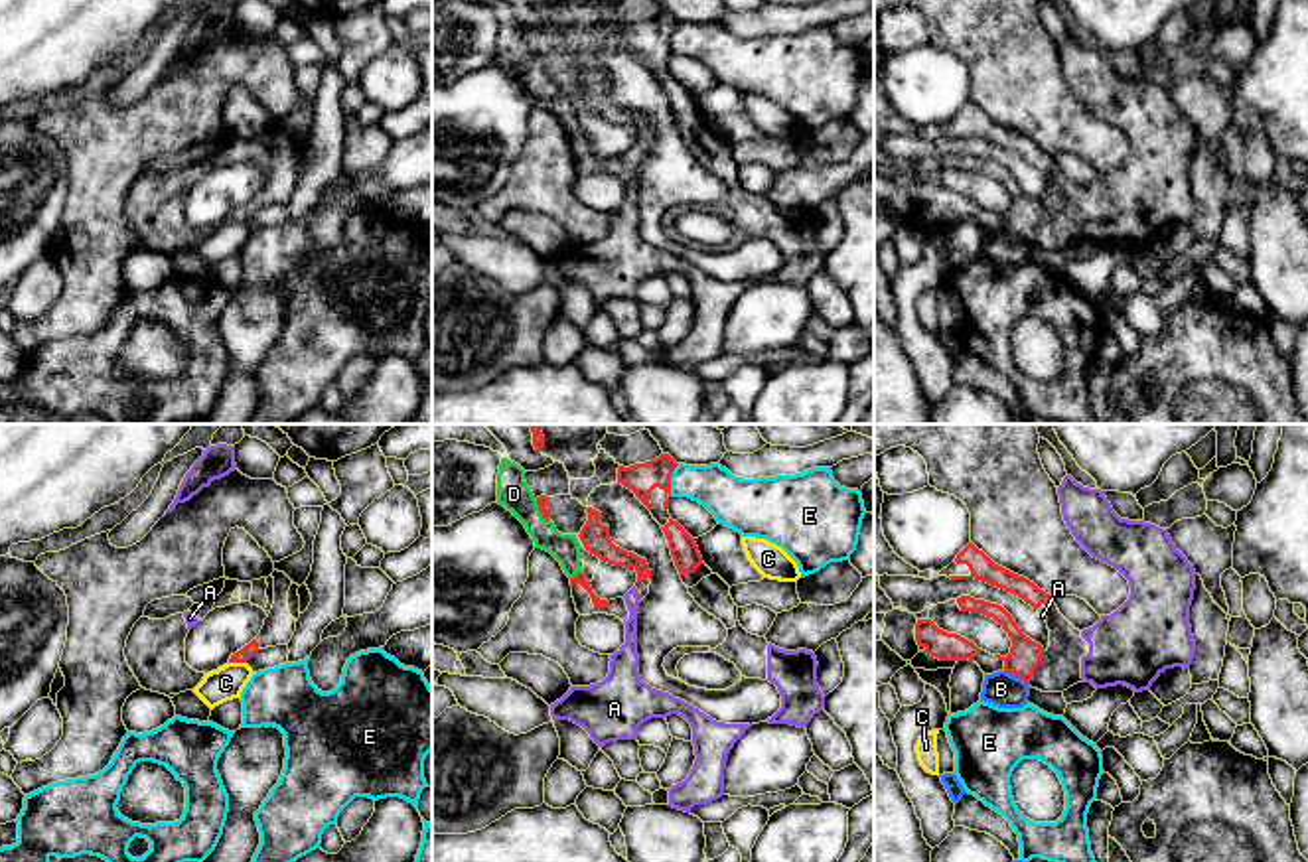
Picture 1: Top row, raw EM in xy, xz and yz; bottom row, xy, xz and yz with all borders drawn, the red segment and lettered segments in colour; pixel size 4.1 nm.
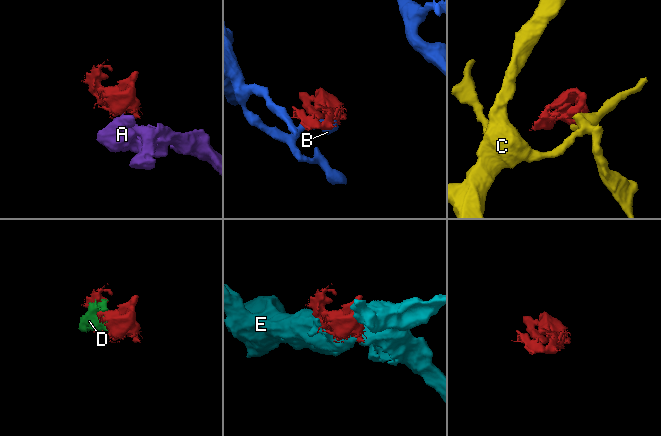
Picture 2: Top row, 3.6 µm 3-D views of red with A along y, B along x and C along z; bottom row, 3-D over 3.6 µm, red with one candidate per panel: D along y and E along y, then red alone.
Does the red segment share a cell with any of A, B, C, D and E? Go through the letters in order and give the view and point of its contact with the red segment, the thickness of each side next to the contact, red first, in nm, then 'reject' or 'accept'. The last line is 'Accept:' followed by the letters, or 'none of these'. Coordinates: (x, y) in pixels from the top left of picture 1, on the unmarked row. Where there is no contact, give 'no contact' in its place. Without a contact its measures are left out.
A: no contact; accept
B: contact yz (1017, 233); calibres 130 and 140 nm; reject
C: contact xy (237, 219); calibres 60 and 140 nm; reject
D: contact xz (577, 133); calibres 50 and 110 nm; accept
E: contact xz (669, 38); calibres 130 and 180 nm; reject
Accept: A, D

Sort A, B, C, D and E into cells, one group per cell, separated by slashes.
A D / B / C / E

